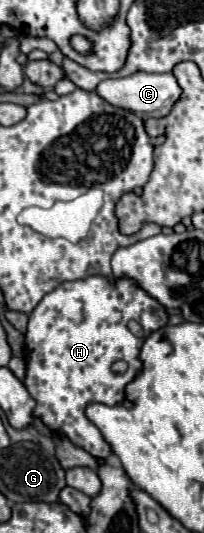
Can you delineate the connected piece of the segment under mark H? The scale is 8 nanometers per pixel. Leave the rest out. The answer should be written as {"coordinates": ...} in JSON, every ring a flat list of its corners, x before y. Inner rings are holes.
{"coordinates":[[103,276,63,282,49,292,29,316,25,333,25,386,37,402,33,416,41,418,51,430,63,432,73,444,95,458,107,458,111,448,101,432,87,420,85,406,91,402,109,406,123,402,125,406,131,406,125,400,125,386,141,370,139,350,143,340,131,334,127,326,129,320,139,322,143,332,149,334,167,324,167,312,155,298,135,286,133,280,121,278,113,284],[117,360,129,364,123,374,111,370]]}

